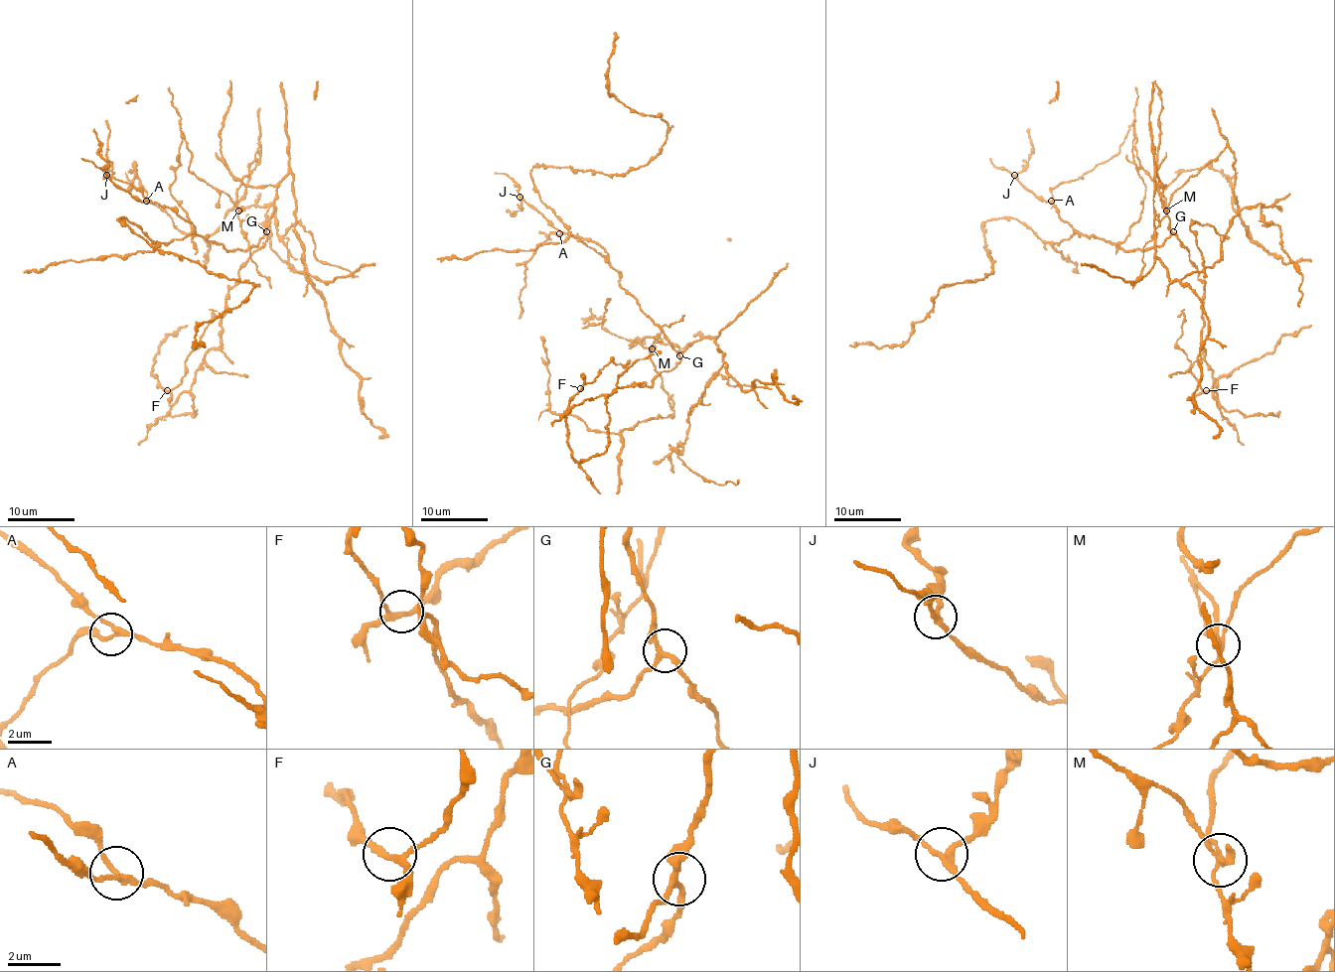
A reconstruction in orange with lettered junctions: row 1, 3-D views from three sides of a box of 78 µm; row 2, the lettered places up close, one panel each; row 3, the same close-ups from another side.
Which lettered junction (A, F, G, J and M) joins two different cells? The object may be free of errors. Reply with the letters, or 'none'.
M

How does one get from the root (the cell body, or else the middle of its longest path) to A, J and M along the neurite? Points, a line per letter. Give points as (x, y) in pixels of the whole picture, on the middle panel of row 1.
A: (642, 309), (620, 285), (618, 272), (610, 263), (608, 253), (603, 248), (593, 242), (559, 233)
J: (642, 309), (620, 285), (618, 272), (610, 263), (608, 253), (603, 248), (593, 242), (561, 233), (519, 197)
M: (642, 309), (662, 327), (652, 348)

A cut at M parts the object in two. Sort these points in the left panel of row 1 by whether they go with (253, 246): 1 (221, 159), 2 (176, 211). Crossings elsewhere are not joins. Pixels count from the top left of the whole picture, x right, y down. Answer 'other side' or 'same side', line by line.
1: same side
2: same side

